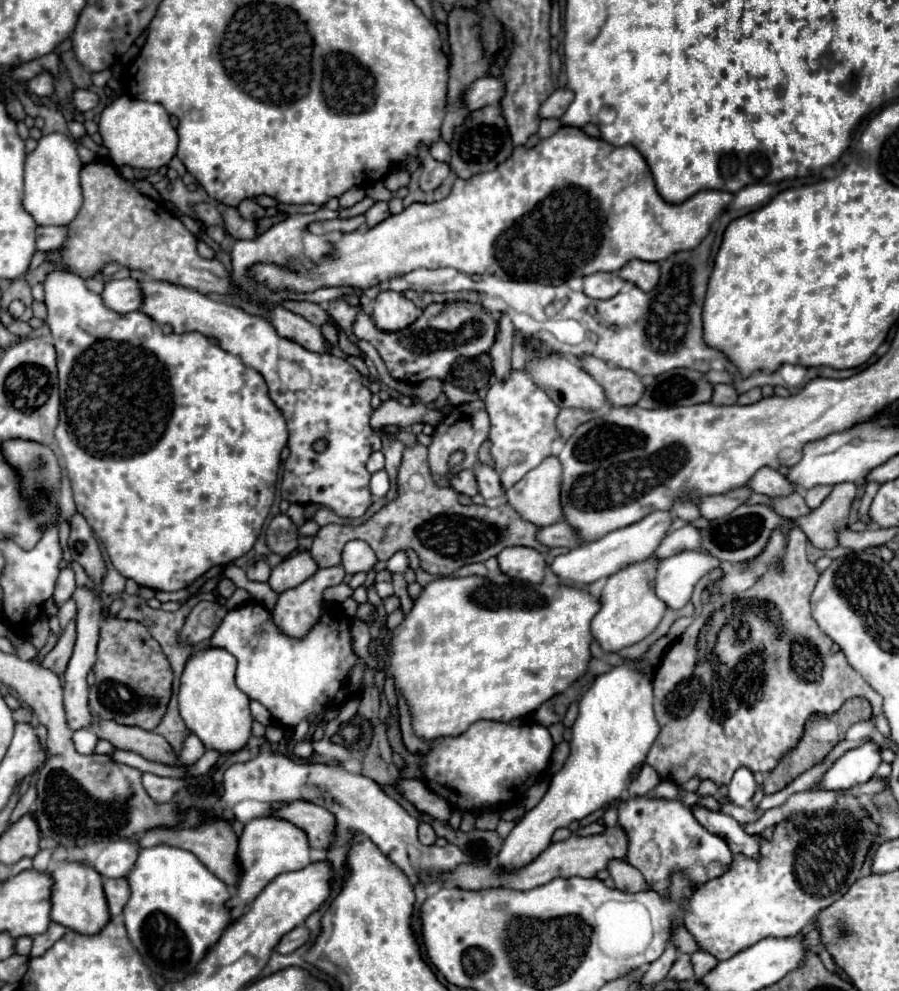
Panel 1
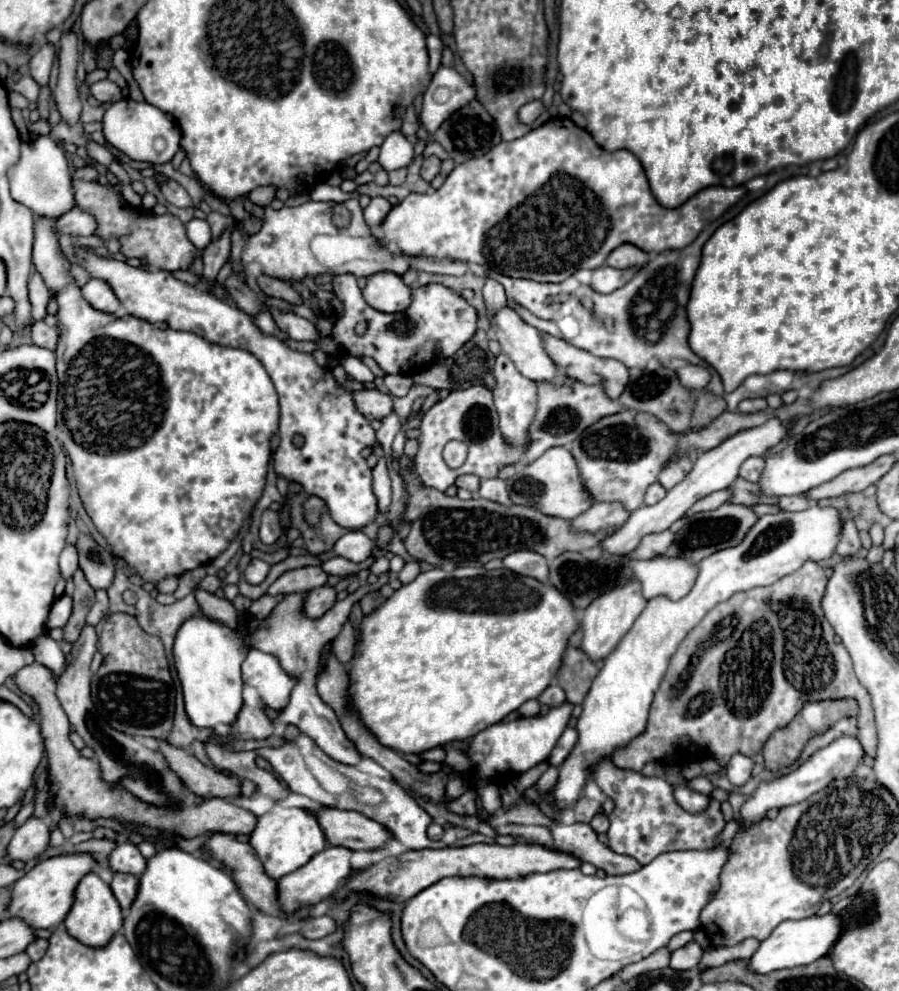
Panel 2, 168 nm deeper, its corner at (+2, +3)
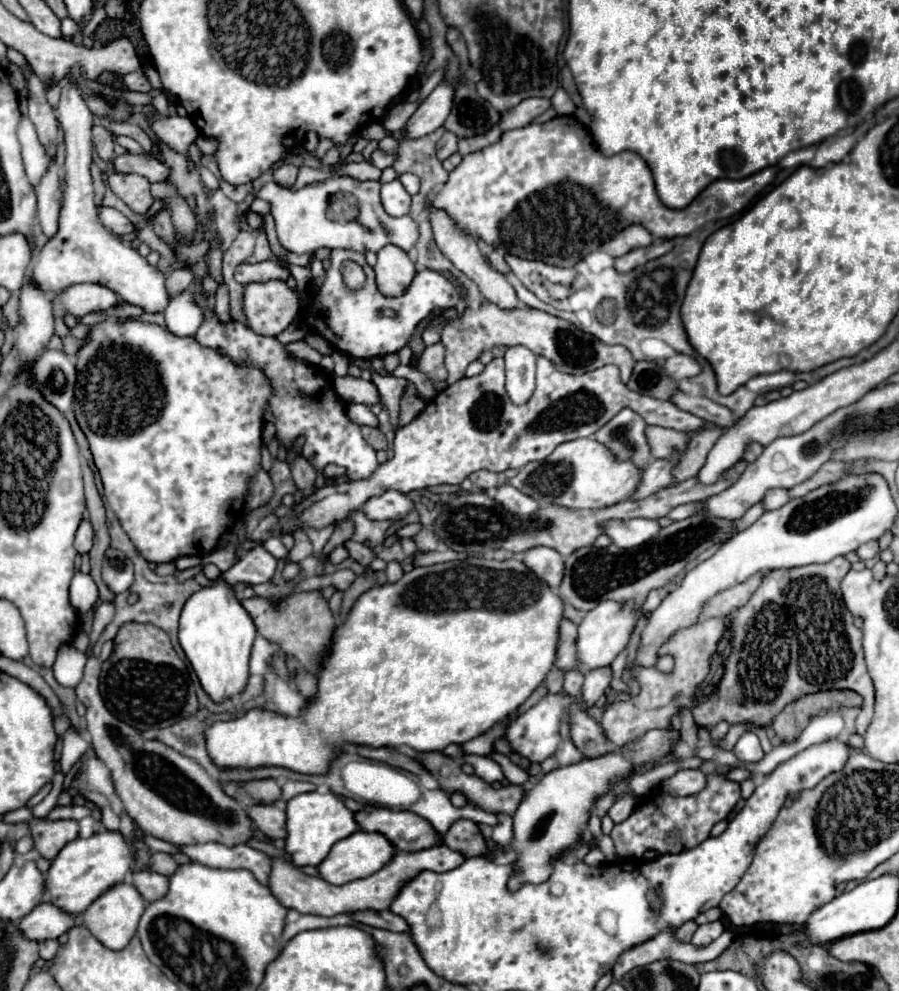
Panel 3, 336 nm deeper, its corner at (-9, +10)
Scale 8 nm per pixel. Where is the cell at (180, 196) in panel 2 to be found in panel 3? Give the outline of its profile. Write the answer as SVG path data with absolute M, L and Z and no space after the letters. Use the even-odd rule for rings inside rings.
M126 152L126 154L122 154L114 160L114 166L116 166L118 172L134 172L134 174L140 174L140 176L148 178L150 182L166 180L168 174L170 174L170 168L164 162L156 160L148 152L144 152L144 154Z

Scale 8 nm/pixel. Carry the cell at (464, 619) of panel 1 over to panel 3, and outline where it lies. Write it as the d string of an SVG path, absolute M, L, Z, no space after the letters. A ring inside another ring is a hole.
M468 558L464 562L446 562L434 566L414 566L406 572L398 582L374 586L358 596L354 606L350 608L346 620L336 626L332 634L332 644L322 658L320 670L316 674L316 692L310 702L300 710L298 716L280 716L266 708L252 708L234 720L218 720L212 722L204 730L206 750L210 760L218 768L262 768L262 766L282 766L300 774L328 774L330 762L340 754L344 744L354 746L372 746L372 748L400 748L408 746L418 752L440 752L448 744L464 744L486 730L490 730L498 720L510 716L546 678L548 670L554 666L554 646L558 646L558 622L562 620L564 602L562 598L546 586L532 570L524 566L524 562L510 558L504 562L486 560L486 558Z

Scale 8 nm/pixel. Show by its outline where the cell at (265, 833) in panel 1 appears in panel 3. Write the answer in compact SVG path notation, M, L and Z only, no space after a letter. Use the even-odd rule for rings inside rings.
M314 790L314 792L294 796L292 800L288 800L286 818L288 818L286 852L292 856L296 866L308 866L308 864L318 866L338 840L348 838L358 830L354 812L348 810L342 796L334 794L332 790L326 792Z

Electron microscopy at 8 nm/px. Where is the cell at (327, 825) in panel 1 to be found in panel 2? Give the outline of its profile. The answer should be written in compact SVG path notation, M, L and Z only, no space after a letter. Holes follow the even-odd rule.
M319 809L309 811L325 833L327 845L347 847L347 849L377 849L385 845L391 835L383 825L371 821L369 817L357 811L341 811L341 809Z

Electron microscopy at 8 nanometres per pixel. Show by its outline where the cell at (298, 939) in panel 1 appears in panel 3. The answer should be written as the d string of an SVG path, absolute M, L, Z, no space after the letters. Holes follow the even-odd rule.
M360 910L356 914L352 914L352 918L360 924L368 924L374 928L386 928L390 932L406 932L410 934L410 926L406 924L404 918L392 914L390 910L386 912L374 912L374 910Z

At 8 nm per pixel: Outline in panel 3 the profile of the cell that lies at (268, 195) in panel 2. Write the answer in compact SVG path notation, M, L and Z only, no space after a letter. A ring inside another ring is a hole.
M282 164L276 172L274 172L274 180L282 186L292 186L296 182L298 176L298 168L294 164Z

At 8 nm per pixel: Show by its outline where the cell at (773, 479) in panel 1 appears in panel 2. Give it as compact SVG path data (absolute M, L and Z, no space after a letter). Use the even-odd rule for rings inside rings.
M749 457L739 469L739 477L745 479L745 481L751 481L751 483L757 483L763 469L765 469L765 459L763 457Z

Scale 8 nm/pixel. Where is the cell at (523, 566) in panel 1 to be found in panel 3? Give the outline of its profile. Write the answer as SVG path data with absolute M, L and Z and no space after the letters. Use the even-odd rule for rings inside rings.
M546 546L530 548L524 552L524 564L552 590L560 586L564 576L564 560L562 554L558 554L556 550L550 550Z

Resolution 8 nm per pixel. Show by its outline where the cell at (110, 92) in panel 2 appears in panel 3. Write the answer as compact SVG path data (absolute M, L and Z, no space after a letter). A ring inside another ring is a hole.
M142 72L126 74L126 76L122 76L122 80L124 80L126 88L128 88L128 90L132 90L132 92L150 92L150 90L152 90L152 86L150 86L148 78L146 78Z

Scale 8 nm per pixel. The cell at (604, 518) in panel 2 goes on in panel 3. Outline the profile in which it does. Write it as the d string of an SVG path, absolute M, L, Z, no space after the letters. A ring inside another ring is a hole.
M674 452L672 456L662 458L662 460L652 460L652 462L646 466L644 474L642 474L642 480L640 480L638 490L636 490L630 498L632 498L632 500L642 500L642 498L654 494L654 492L660 490L660 488L672 486L674 480L672 480L670 470L672 470L672 466L678 462L678 458L680 458L680 452Z

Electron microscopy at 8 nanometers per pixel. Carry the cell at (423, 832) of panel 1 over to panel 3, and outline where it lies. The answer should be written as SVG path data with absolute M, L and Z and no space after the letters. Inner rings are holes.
M458 820L446 834L444 842L462 856L484 856L488 846L480 828L470 820Z

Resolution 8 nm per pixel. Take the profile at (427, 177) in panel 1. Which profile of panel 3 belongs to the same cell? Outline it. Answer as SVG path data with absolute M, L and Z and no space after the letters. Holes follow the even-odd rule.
M444 132L444 136L440 138L440 142L438 142L438 158L440 160L446 160L450 154L454 154L456 152L456 144L458 144L458 138L456 138L456 134L452 134L452 132Z

